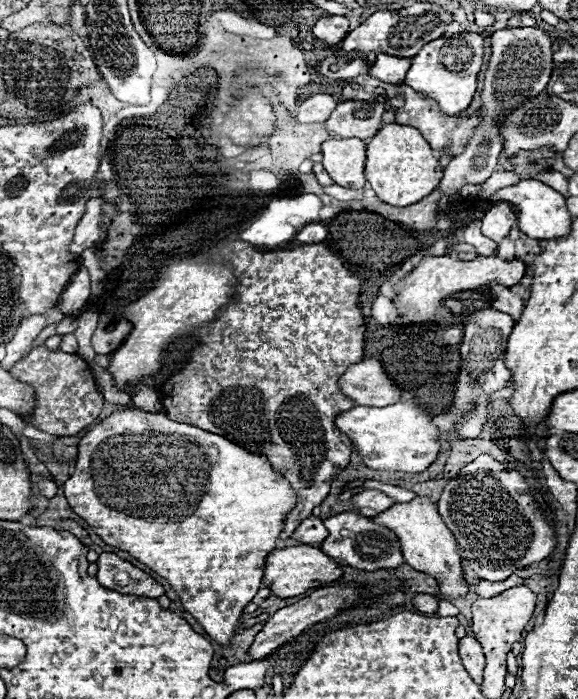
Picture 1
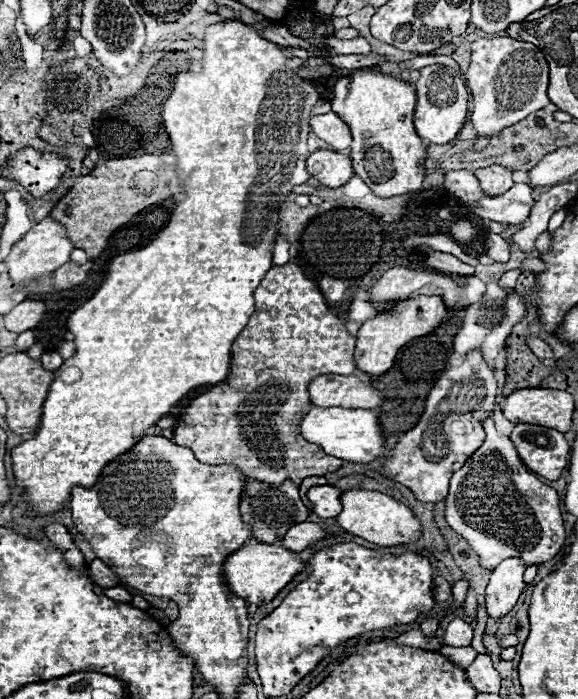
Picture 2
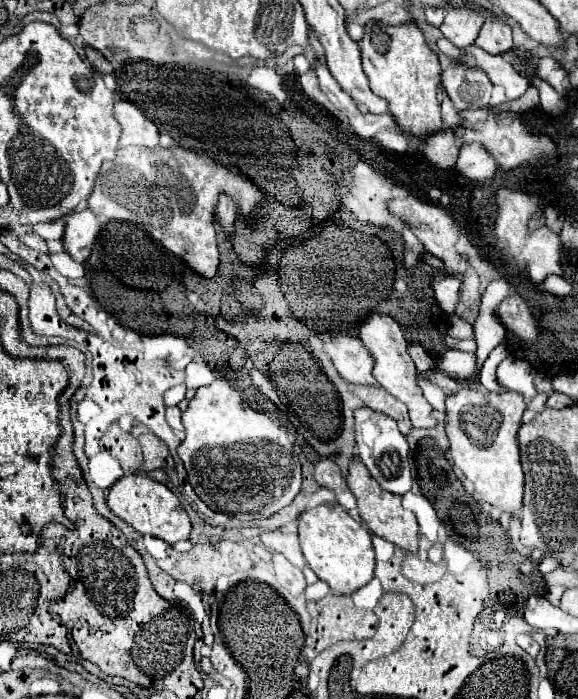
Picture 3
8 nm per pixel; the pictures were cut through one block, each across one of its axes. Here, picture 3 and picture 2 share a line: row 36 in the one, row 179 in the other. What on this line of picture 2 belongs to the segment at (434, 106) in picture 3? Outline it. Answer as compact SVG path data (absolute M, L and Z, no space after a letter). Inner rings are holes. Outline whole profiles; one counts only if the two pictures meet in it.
M370 68L358 70L354 76L340 78L334 86L332 110L346 120L352 130L350 158L354 172L380 198L416 192L426 176L426 146L416 134L412 114L416 106L414 86L394 76L384 76Z

